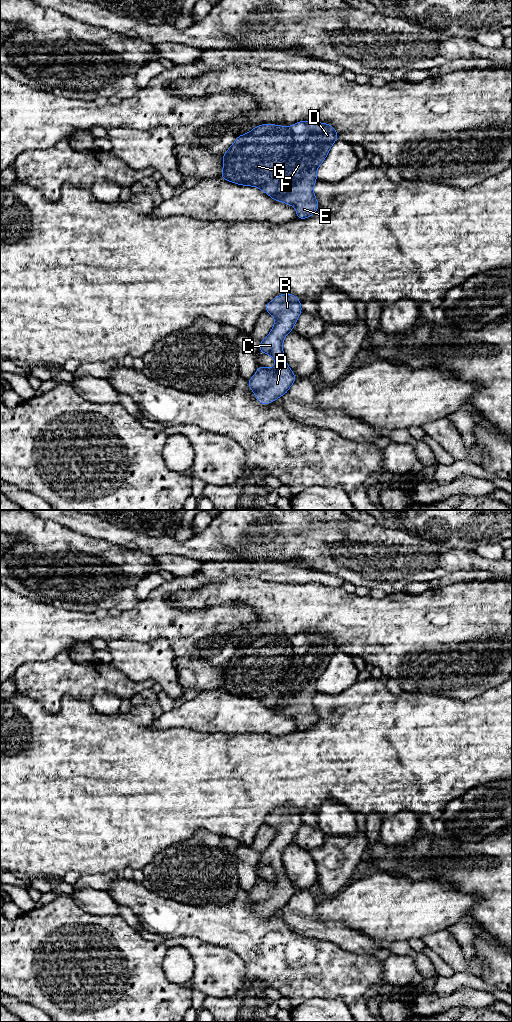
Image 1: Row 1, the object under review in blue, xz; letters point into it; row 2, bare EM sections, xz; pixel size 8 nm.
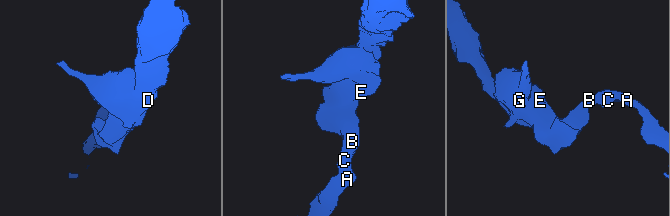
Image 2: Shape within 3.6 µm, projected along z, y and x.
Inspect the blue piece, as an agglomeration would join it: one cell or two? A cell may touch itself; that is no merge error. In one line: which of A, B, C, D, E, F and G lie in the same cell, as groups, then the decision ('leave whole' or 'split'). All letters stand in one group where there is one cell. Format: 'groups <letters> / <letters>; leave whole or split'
groups A B C D E F / G; split

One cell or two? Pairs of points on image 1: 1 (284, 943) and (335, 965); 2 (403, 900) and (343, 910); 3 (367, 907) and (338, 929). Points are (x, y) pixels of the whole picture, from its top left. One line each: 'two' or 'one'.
1: one
2: one
3: two

